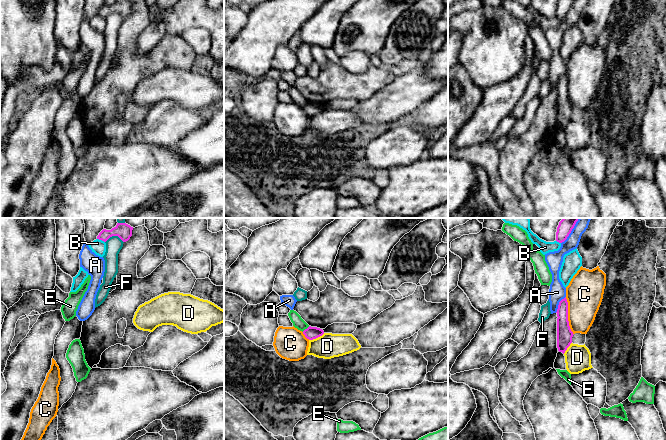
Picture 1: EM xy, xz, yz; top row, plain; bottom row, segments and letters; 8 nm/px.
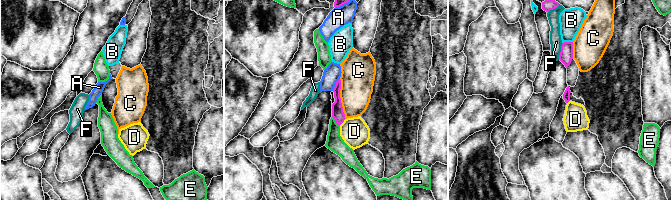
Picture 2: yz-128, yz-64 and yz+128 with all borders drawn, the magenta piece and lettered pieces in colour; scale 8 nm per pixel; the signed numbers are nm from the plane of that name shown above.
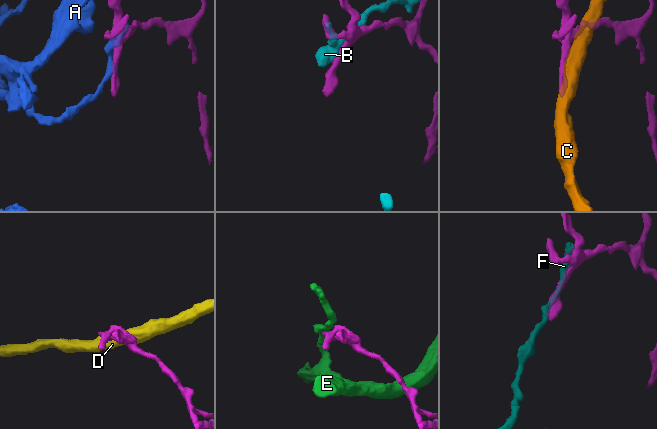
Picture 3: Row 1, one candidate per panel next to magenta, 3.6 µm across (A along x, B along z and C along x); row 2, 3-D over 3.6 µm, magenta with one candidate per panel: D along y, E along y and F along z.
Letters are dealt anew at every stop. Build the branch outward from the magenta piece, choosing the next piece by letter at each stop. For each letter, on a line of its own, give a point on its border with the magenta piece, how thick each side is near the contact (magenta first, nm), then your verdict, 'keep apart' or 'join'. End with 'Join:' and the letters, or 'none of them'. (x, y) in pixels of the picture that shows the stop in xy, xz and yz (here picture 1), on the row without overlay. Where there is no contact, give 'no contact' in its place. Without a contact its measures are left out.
A: yz (559, 80) | 130/140 nm | keep apart
B: xy (101, 15) | 130/110 nm | keep apart
C: yz (567, 92) | 130/300 nm | keep apart
D: xz (316, 113) | 100/200 nm | keep apart
E: xz (305, 105) | 100/90 nm | keep apart
F: xy (114, 11) | 130/140 nm | keep apart
Join: none of them

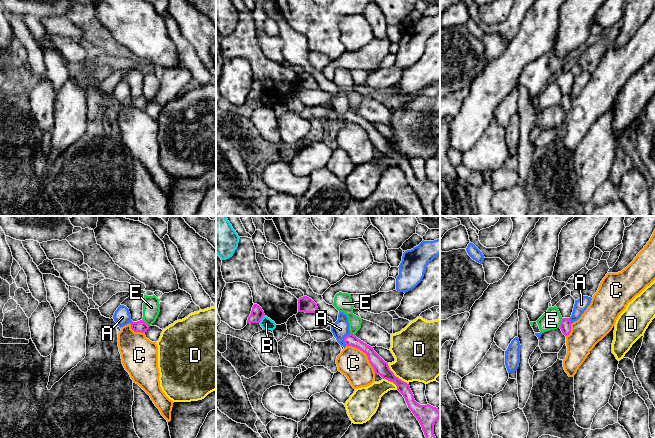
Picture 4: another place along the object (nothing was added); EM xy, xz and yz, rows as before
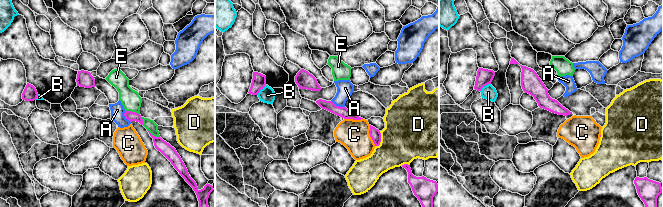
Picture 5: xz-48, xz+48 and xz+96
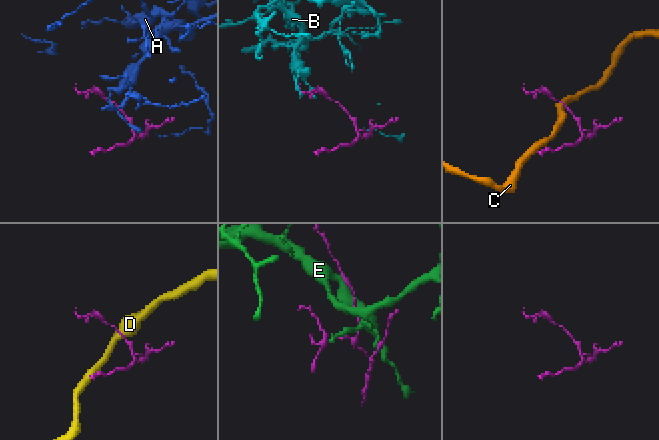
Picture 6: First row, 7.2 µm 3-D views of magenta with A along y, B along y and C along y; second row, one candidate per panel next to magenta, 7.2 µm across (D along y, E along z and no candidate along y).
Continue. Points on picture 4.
A: xz (344, 115) | 100/140 nm | keep apart
B: xz (262, 93) | 100/100 nm | keep apart
C: xz (366, 130) | 120/240 nm | keep apart
D: xz (395, 152) | 120/400 nm | keep apart
E: yz (561, 99) | 90/150 nm | keep apart
Join: none of them

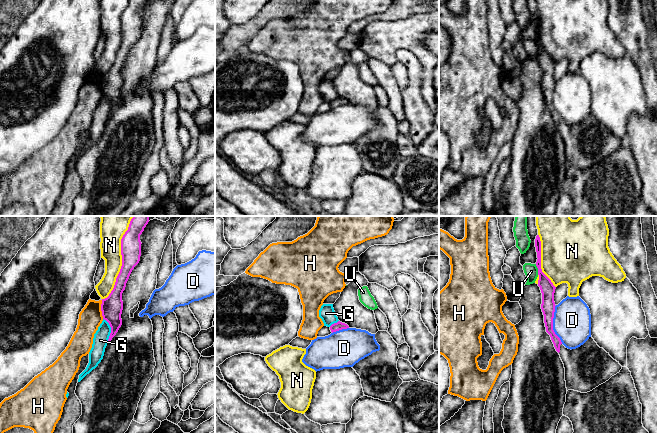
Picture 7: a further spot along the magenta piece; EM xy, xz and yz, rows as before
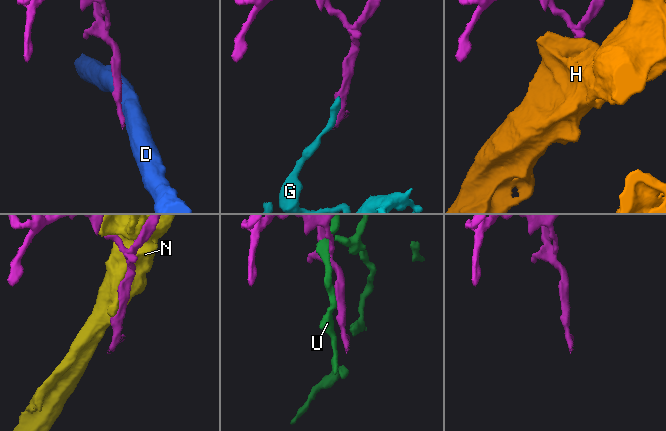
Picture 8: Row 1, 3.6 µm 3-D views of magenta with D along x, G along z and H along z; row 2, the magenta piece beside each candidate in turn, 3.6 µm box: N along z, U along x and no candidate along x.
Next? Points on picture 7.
D: yz (552, 100) | 110/300 nm | keep apart
G: xy (111, 106) | 170/120 nm | keep apart
H: xy (101, 85) | 170/190 nm | keep apart
N: xy (122, 39) | 160/180 nm | keep apart
U: yz (538, 45) | 120/110 nm | keep apart
Join: none of them

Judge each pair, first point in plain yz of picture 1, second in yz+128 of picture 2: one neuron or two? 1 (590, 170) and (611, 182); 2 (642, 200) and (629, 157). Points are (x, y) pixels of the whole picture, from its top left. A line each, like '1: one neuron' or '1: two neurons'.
1: two neurons
2: one neuron

